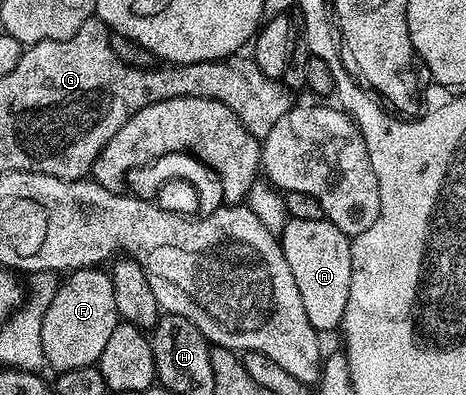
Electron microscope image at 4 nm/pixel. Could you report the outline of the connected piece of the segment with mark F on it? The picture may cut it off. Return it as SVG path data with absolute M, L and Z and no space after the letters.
M100 267L72 269L58 283L55 298L41 319L41 341L46 365L54 373L96 365L111 338L119 317L115 310L112 275Z

